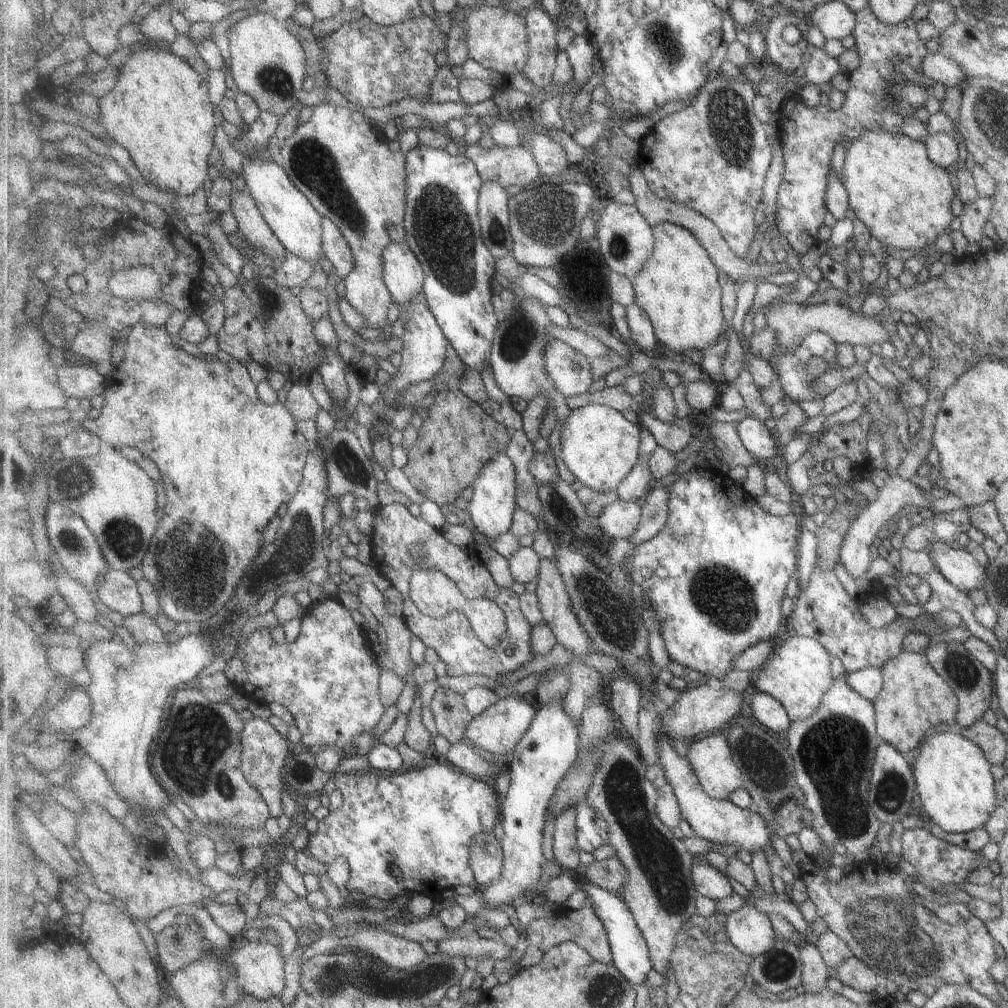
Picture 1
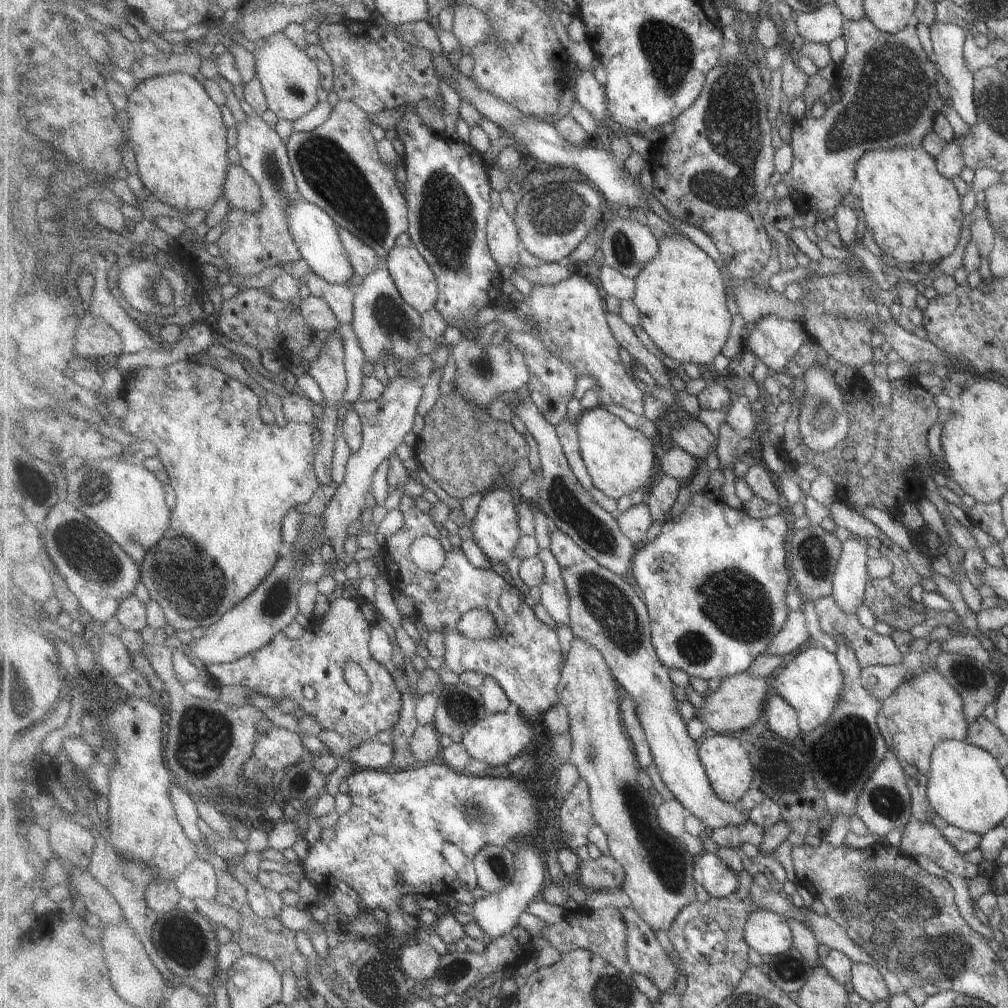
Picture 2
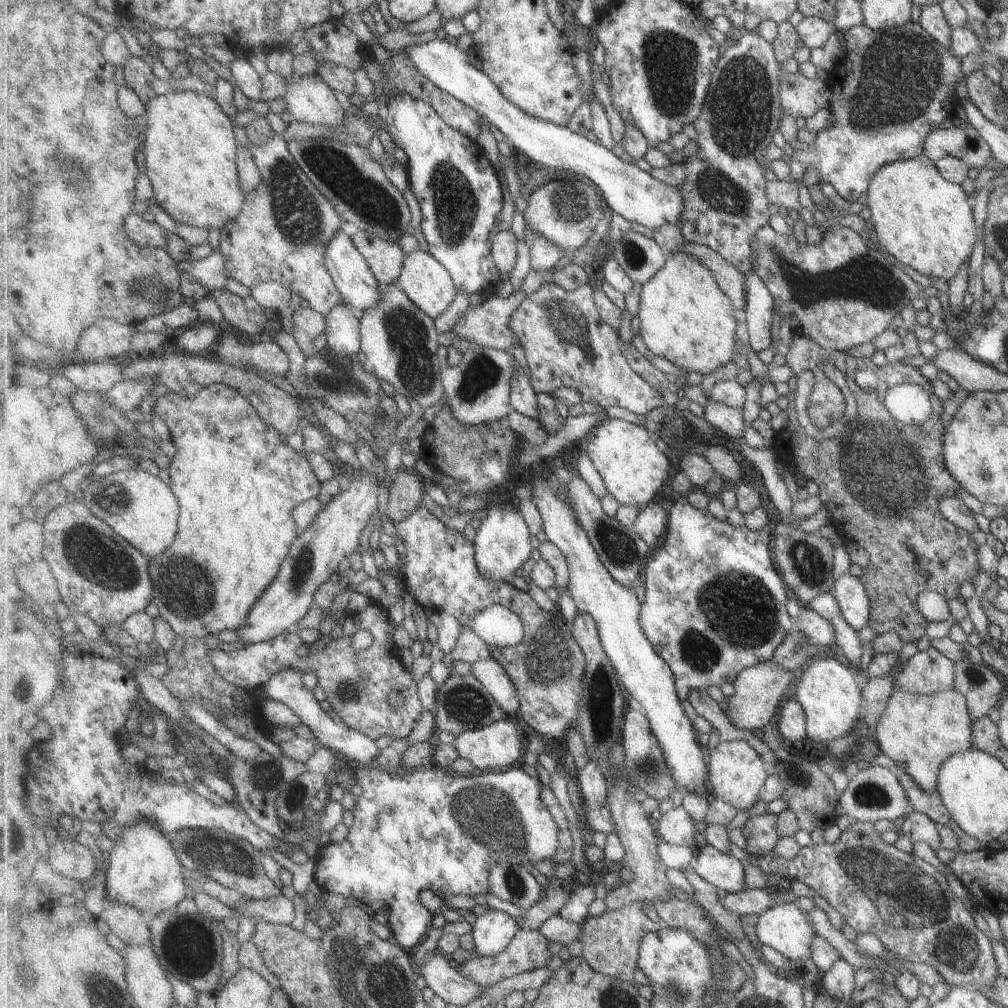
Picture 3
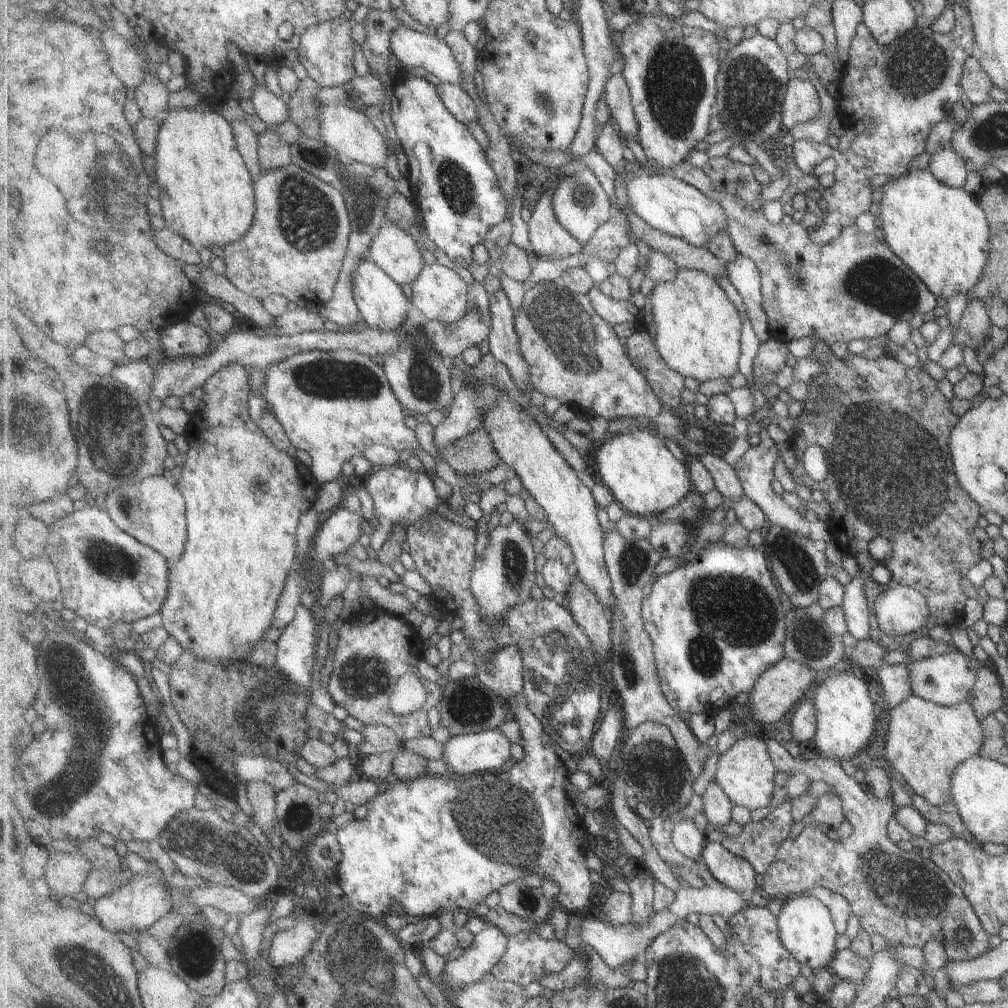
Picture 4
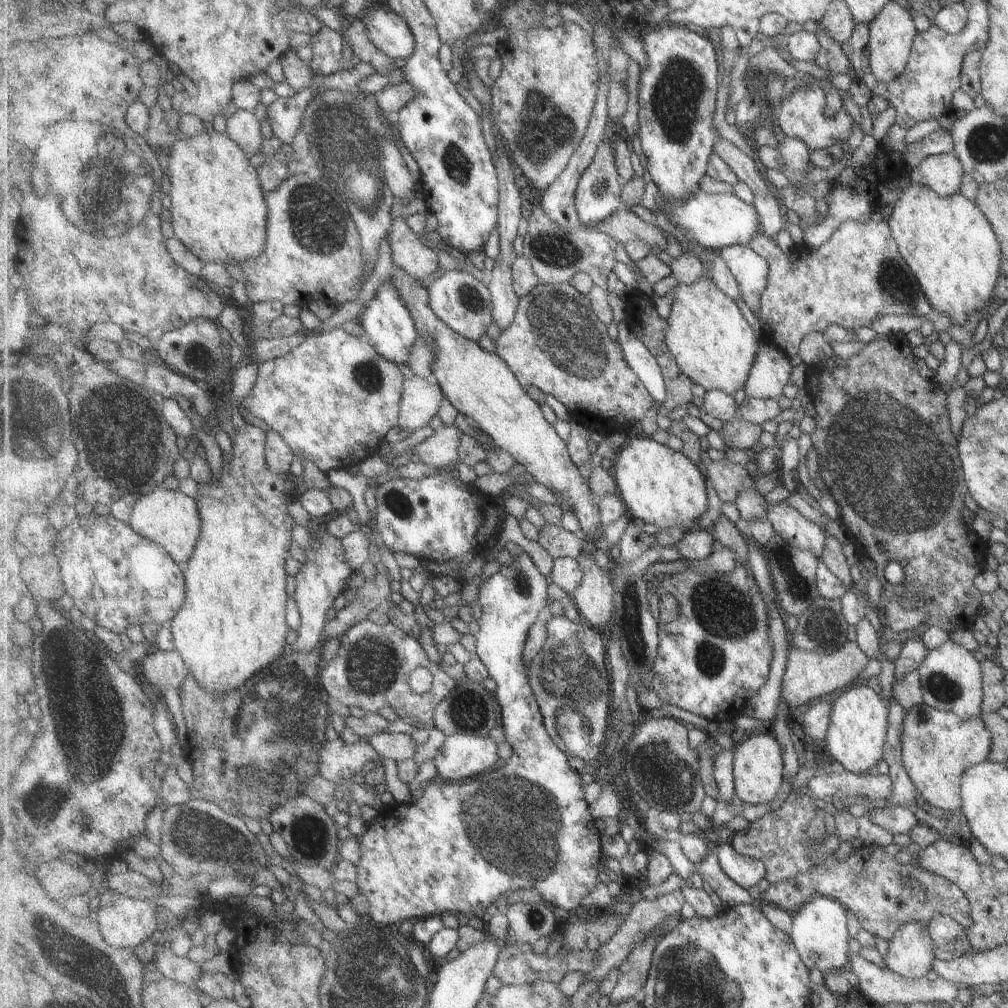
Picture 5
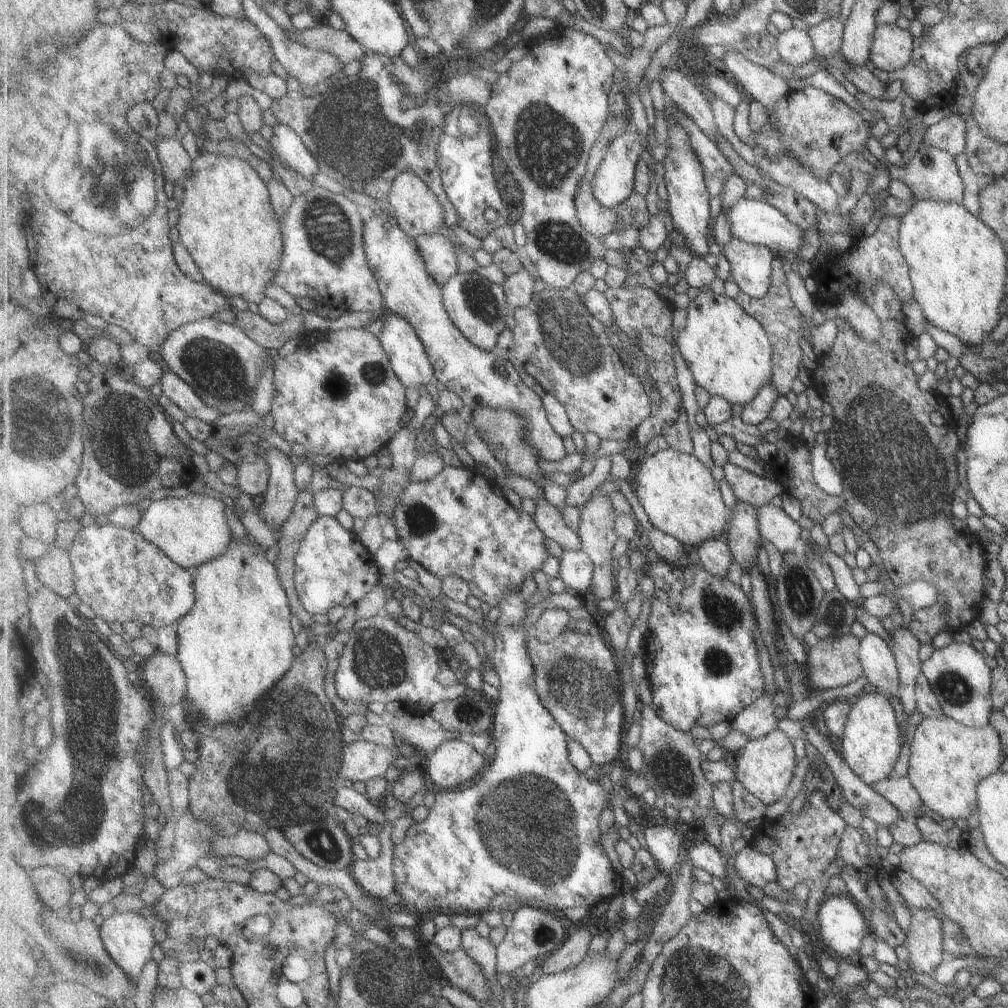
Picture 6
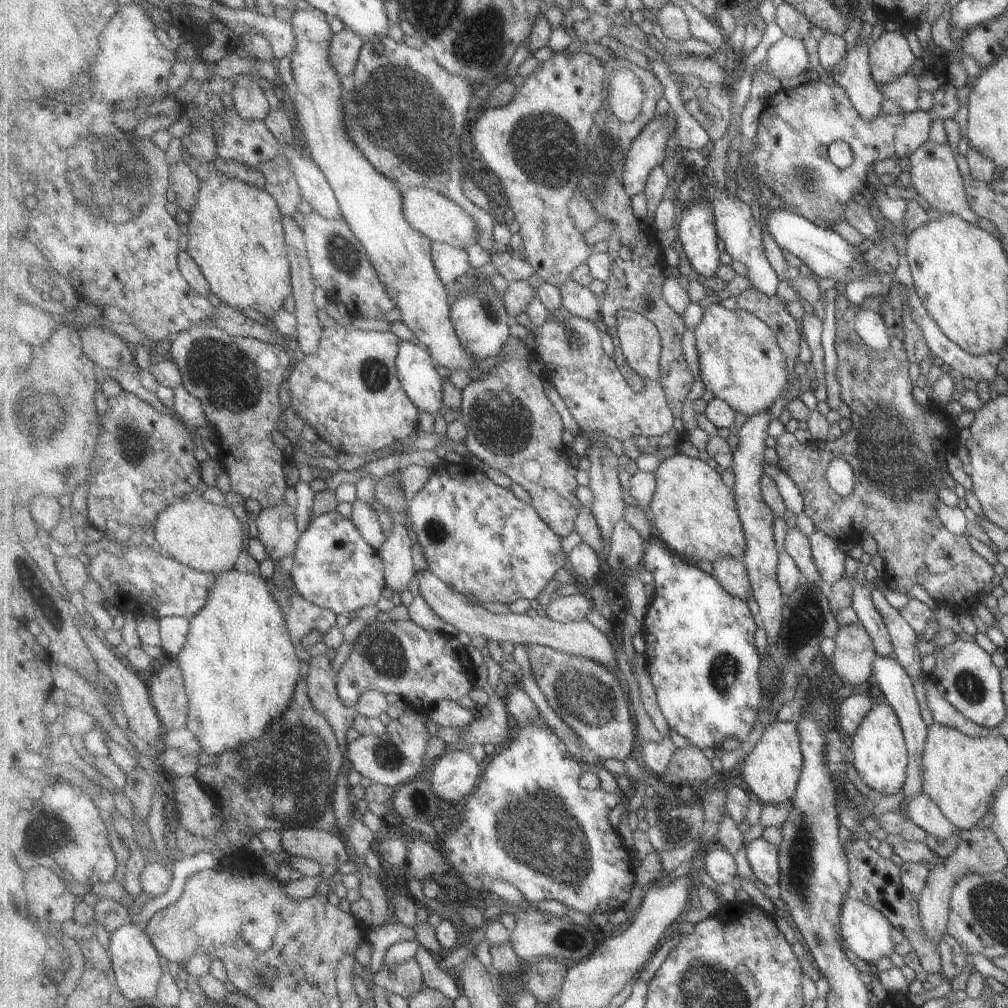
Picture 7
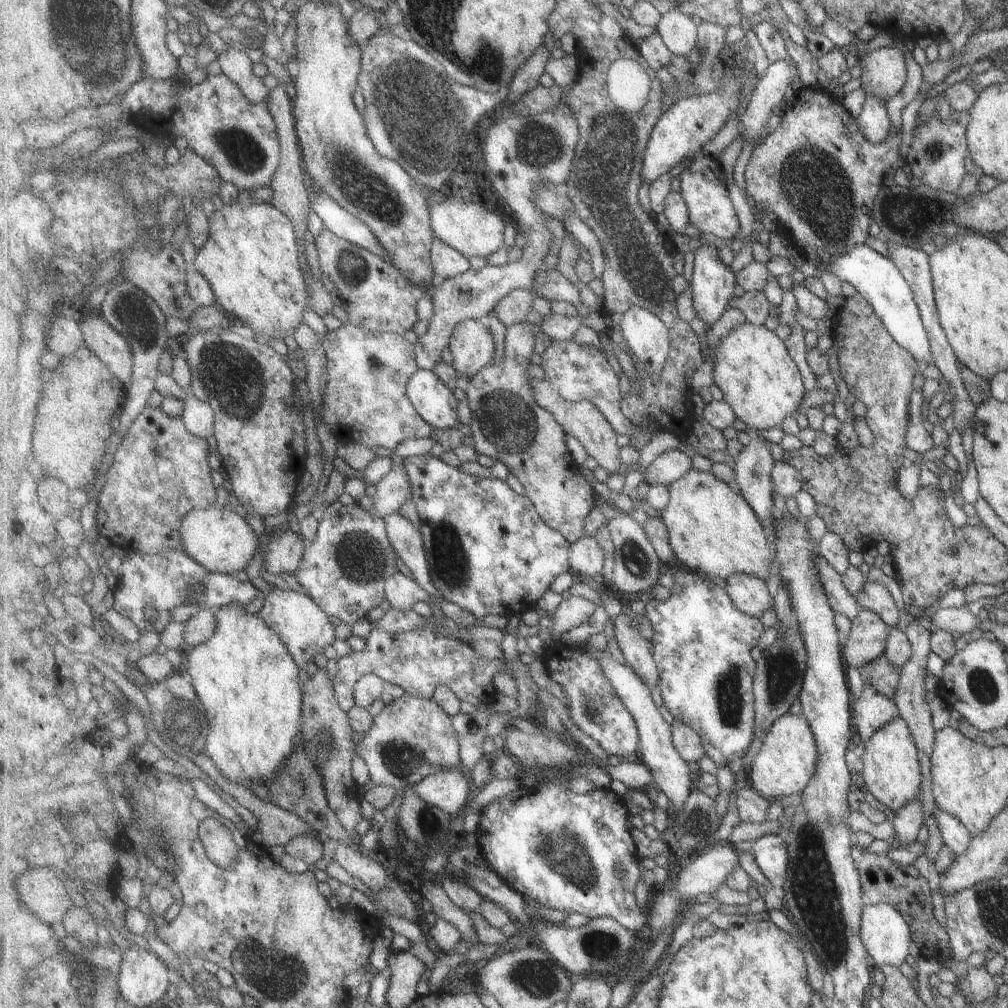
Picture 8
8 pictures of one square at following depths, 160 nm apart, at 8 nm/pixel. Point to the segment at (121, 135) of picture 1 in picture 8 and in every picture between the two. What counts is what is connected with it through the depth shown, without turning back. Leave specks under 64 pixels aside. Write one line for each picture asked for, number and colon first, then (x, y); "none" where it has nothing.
2: (177, 132)
3: (190, 149)
4: (207, 195)
5: (218, 208)
6: (227, 221)
7: (236, 235)
8: (252, 260)

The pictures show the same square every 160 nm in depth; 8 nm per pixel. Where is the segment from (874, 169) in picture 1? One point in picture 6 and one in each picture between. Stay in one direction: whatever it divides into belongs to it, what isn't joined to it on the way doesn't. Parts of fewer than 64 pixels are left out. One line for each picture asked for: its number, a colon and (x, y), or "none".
2: (912, 209)
3: (925, 222)
4: (941, 233)
5: (948, 244)
6: (957, 265)

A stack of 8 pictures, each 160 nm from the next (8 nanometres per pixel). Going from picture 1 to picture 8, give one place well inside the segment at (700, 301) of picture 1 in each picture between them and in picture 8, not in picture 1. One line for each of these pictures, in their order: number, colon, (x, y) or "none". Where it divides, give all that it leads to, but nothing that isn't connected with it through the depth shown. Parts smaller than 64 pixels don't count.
2: (681, 295)
3: (685, 317)
4: (698, 329)
5: (716, 347)
6: (730, 354)
7: (740, 360)
8: (752, 367)

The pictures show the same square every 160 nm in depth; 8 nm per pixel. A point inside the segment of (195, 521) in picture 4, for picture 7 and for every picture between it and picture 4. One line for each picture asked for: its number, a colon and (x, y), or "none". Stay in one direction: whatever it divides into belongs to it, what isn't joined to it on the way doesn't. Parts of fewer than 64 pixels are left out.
5: (233, 624)
6: (236, 644)
7: (241, 669)

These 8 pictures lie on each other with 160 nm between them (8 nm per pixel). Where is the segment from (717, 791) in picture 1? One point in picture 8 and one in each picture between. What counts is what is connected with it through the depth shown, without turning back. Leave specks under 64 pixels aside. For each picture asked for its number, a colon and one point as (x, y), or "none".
2: (731, 772)
3: (736, 773)
4: (746, 772)
5: (759, 765)
6: (765, 766)
7: (772, 770)
8: (787, 761)

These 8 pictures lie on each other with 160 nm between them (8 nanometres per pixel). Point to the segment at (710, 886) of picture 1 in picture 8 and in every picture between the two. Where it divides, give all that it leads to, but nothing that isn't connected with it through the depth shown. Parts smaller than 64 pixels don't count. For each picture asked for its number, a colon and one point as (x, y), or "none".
2: (710, 872)
3: (727, 873)
4: (730, 870)
5: (746, 871)
6: (754, 867)
7: (764, 858)
8: (772, 853)

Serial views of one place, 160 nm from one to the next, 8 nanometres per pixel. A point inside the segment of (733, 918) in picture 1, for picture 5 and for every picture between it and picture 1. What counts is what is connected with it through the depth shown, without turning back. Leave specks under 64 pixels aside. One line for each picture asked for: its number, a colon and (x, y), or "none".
2: (768, 933)
3: (788, 929)
4: (807, 928)
5: (820, 932)

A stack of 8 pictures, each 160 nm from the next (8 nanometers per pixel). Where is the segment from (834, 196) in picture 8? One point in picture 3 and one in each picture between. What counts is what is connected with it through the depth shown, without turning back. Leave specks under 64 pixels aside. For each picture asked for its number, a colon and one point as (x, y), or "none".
3: (802, 97)
4: (802, 102)
5: (802, 115)
6: (817, 128)
7: (798, 125)

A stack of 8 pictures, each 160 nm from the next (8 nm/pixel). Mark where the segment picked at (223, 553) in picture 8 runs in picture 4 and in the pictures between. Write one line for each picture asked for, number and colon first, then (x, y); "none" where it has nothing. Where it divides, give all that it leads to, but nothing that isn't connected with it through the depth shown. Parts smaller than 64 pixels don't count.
4: (153, 511)
5: (170, 517)
6: (192, 530)
7: (208, 537)

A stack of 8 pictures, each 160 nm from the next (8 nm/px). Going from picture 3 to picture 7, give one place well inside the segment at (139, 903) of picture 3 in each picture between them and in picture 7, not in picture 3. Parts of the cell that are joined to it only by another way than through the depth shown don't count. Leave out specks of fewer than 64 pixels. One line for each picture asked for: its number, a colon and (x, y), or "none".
4: (139, 904)
5: (124, 921)
6: (129, 938)
7: (136, 963)

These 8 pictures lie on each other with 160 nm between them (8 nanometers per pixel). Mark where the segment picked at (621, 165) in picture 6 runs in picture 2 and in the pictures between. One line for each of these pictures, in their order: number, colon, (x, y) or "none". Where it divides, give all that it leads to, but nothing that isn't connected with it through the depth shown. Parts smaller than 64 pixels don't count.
2: (552, 220)
3: (566, 212)
4: (582, 206)
5: (599, 195)

